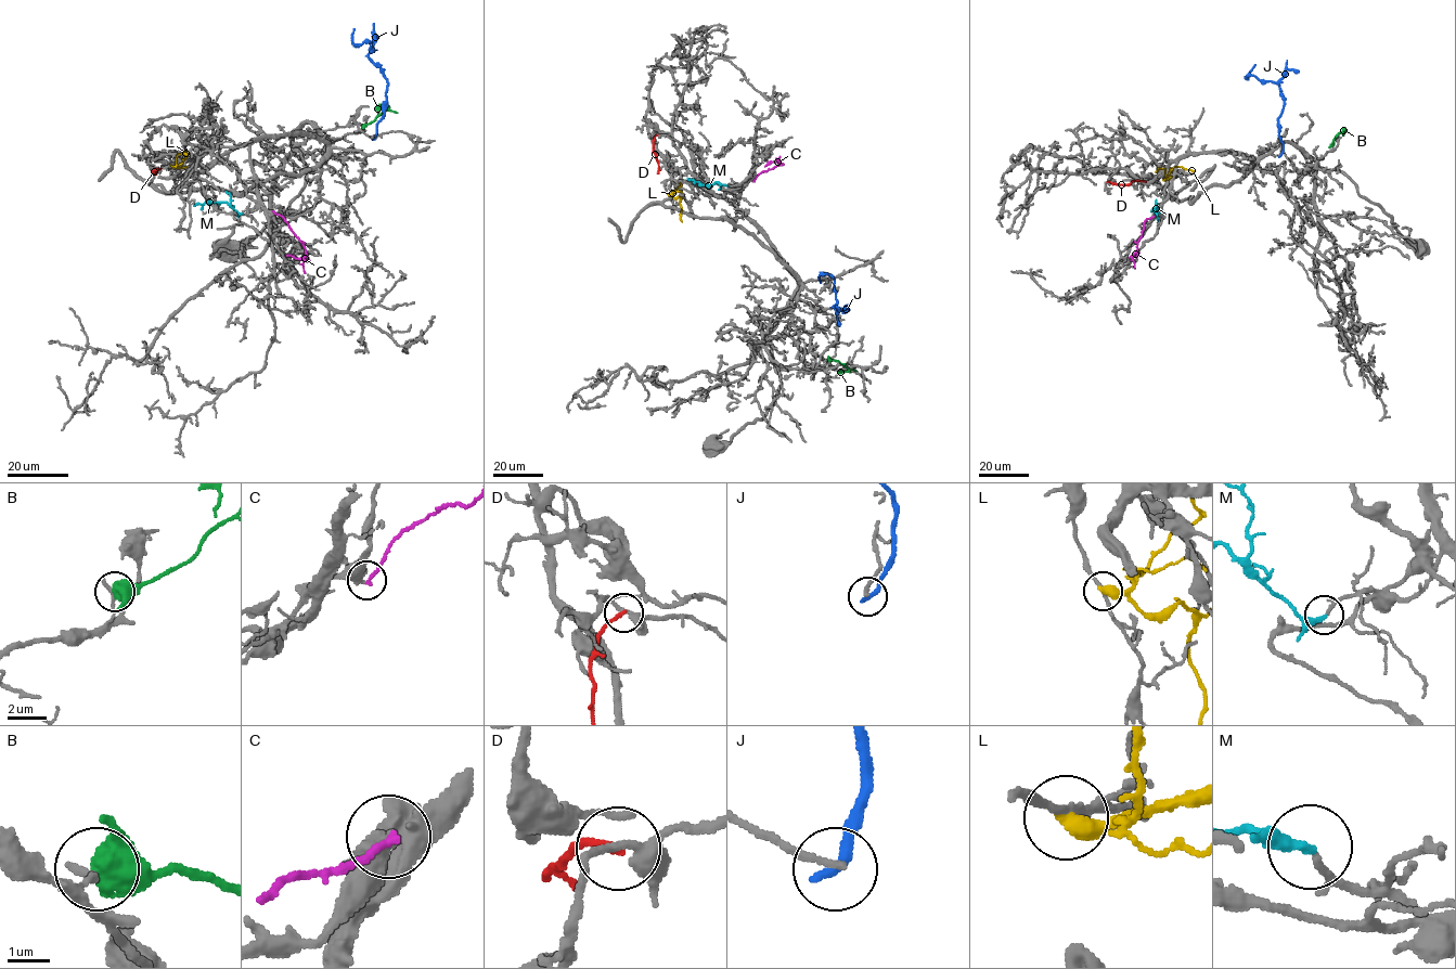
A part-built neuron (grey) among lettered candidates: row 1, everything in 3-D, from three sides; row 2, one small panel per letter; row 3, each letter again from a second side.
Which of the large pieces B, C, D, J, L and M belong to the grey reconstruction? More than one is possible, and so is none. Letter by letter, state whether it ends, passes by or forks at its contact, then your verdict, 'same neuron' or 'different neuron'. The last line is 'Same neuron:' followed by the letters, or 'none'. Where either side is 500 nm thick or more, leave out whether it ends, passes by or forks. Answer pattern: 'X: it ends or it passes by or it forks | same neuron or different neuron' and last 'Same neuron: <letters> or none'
B: different neuron
C: different neuron
D: it ends | different neuron
J: it ends | different neuron
L: it ends | different neuron
M: it ends | same neuron
Same neuron: M

